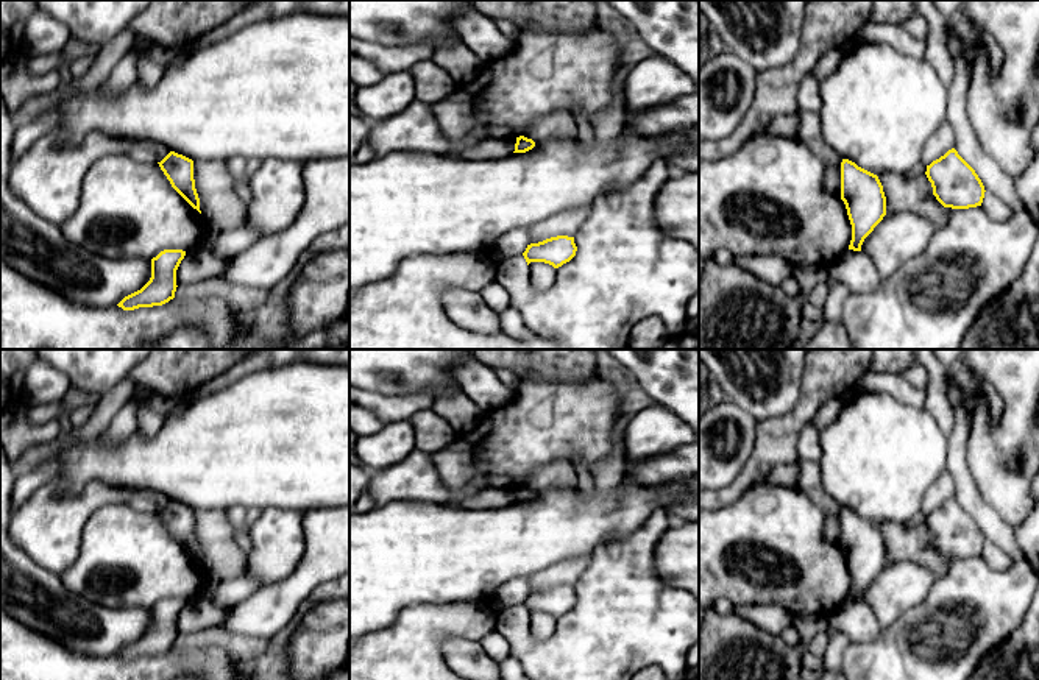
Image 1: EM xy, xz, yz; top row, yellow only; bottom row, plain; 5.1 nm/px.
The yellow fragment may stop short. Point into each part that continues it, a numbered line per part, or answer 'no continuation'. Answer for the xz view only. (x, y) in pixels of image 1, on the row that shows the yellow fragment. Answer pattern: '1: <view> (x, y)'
no continuation

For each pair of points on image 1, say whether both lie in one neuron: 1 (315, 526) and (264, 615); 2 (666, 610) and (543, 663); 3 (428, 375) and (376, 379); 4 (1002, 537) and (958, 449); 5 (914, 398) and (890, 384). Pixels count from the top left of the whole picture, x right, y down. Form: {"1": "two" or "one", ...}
{"1": "one", "2": "one", "3": "one", "4": "one", "5": "one"}

